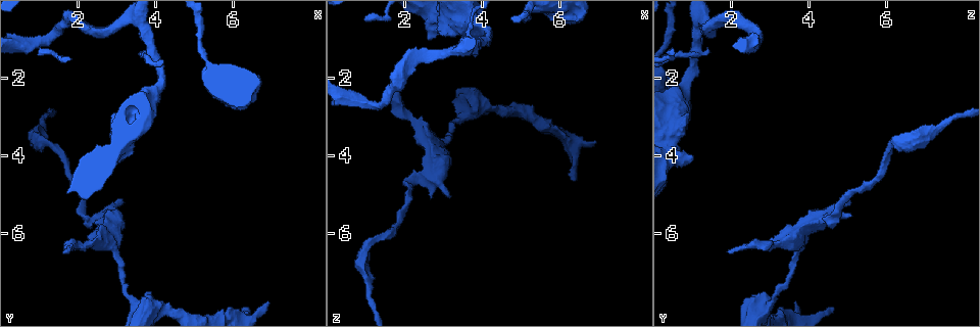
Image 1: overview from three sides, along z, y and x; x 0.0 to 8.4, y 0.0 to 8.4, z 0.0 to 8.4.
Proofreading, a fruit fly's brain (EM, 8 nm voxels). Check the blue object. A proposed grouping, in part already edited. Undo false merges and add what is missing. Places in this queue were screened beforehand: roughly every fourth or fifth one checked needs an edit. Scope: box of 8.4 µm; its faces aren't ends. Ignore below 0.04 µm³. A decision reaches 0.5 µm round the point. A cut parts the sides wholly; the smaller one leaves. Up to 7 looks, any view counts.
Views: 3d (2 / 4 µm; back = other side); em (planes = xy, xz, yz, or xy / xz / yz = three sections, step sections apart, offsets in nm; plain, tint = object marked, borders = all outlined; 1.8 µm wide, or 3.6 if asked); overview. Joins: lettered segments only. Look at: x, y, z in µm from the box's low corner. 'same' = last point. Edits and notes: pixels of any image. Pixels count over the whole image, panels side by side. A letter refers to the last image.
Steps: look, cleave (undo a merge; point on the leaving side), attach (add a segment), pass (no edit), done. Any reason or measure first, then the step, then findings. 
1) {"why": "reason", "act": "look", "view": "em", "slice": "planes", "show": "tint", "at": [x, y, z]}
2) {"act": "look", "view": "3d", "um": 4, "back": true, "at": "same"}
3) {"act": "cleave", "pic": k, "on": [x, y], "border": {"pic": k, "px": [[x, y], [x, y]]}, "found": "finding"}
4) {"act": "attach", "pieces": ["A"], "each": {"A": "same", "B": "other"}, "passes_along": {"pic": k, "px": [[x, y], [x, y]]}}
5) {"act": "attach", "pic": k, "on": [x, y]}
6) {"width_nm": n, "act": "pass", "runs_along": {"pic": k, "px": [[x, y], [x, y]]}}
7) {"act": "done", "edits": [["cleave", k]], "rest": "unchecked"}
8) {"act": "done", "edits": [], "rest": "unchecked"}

{"why": "a fork", "act": "look", "view": "em", "slice": "planes", "show": "borders", "at": [2.70, 6.20, 3.70]}

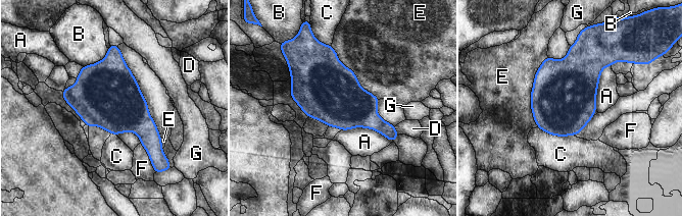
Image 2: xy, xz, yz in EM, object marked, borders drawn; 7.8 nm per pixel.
{"width_nm": 480, "act": "pass", "each": {"A": "other", "B": "other", "C": "other", "D": "other", "E": "other", "F": "other", "G": "other"}, "border": {"pic": 2, "px": [[341, 129], [371, 127], [392, 142]]}, "found": "one cell here"}

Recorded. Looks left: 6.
{"why": "free end", "act": "look", "view": "em", "slice": "planes", "show": "plain", "at": [1.75, 6.40, 1.85]}

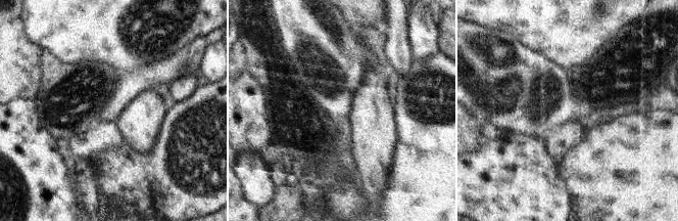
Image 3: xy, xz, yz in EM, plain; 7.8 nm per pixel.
{"why": "see the neighbours", "act": "look", "view": "em", "slice": "planes", "show": "borders", "at": "same"}

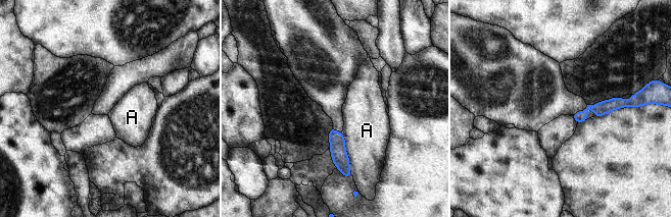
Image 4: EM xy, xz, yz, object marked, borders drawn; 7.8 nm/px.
{"act": "pass", "each": {"A": "other"}, "found": "no lettered segment goes on from it"}

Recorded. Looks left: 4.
{"why": "arms part here", "act": "look", "view": "3d", "um": 4, "at": [3.90, 1.40, 1.05]}

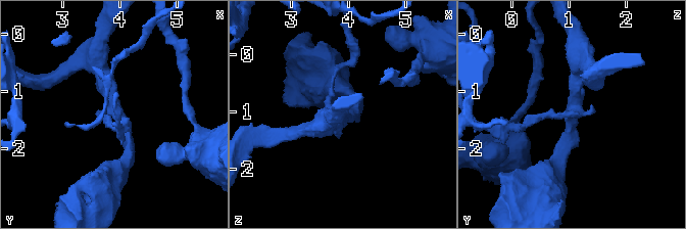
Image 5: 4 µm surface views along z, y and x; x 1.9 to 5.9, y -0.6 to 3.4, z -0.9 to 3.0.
{"arms": 3, "why": "now the EM", "act": "look", "view": "em", "slice": "xz", "step": 4, "show": "tint", "at": [3.90, 1.35, 1.05]}

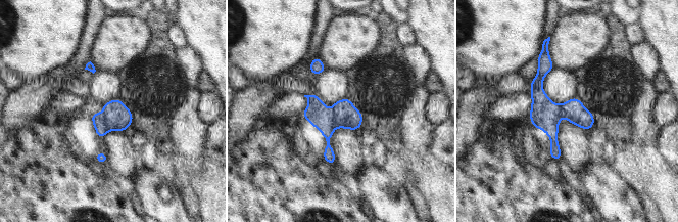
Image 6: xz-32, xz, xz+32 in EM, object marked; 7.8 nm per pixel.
{"why": "another direction", "act": "look", "view": "em", "slice": "planes", "show": "borders", "at": "same"}

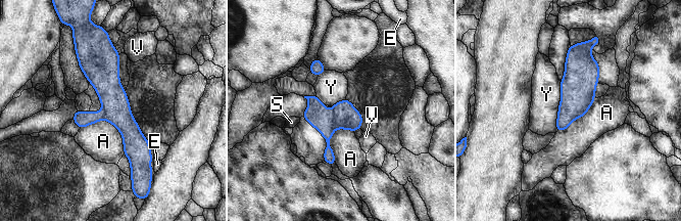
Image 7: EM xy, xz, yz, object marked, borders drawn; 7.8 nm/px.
{"act": "cleave", "pic": 7, "on": [324, 122], "each": {"A": "other", "E": "other", "S": "other", "V": "other", "Y": "other"}, "found": "two cells meet here"}

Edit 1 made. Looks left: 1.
{"act": "done", "edits": [["cleave", 7]], "rest": "unchecked"}

